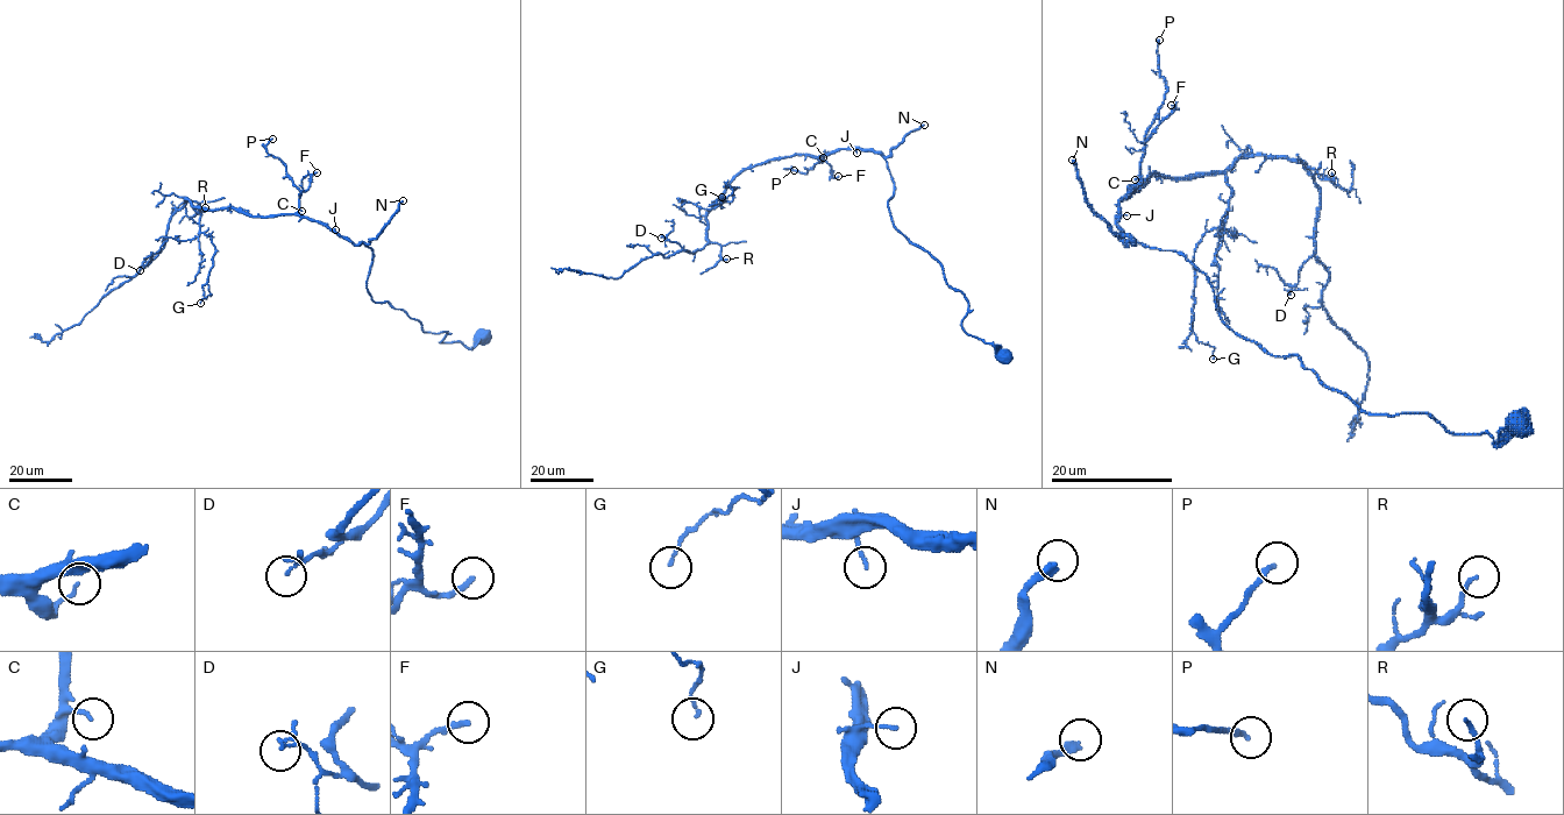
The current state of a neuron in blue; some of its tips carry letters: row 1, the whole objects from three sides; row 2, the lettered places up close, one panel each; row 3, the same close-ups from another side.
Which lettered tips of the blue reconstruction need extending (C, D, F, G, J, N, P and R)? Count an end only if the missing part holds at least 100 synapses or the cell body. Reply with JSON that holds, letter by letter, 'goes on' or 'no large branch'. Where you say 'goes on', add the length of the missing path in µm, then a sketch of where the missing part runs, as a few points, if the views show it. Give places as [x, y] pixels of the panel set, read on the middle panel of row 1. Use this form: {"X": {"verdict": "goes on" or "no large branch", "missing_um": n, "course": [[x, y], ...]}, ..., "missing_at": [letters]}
{"C": {"verdict": "no large branch"}, "D": {"verdict": "no large branch"}, "F": {"verdict": "no large branch"}, "G": {"verdict": "no large branch"}, "J": {"verdict": "no large branch"}, "N": {"verdict": "goes on", "missing_um": 140}, "P": {"verdict": "no large branch"}, "R": {"verdict": "no large branch"}, "missing_at": ["N"]}

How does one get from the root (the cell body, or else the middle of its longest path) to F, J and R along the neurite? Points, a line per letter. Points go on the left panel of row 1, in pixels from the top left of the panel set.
F: (484, 338), (471, 349), (440, 342), (447, 332), (425, 333), (374, 300), (372, 250), (297, 213), (317, 172)
J: (484, 338), (471, 349), (440, 342), (447, 332), (425, 333), (403, 310), (374, 300), (372, 250), (335, 229)
R: (484, 338), (440, 342), (447, 332), (374, 300), (363, 243), (293, 214), (185, 198), (205, 207)

